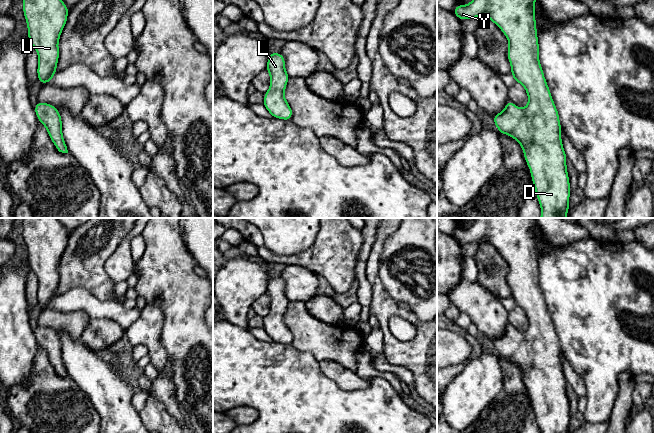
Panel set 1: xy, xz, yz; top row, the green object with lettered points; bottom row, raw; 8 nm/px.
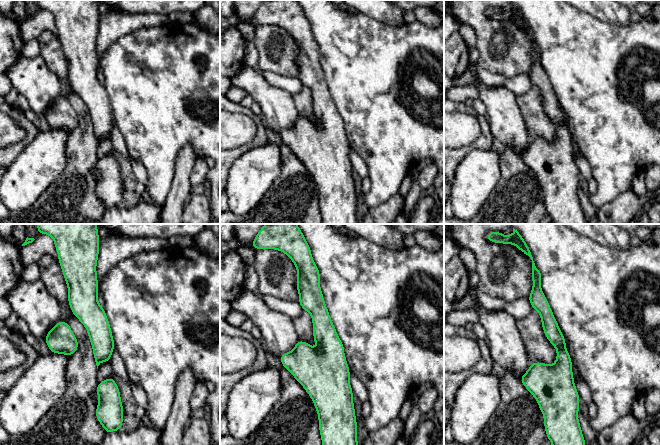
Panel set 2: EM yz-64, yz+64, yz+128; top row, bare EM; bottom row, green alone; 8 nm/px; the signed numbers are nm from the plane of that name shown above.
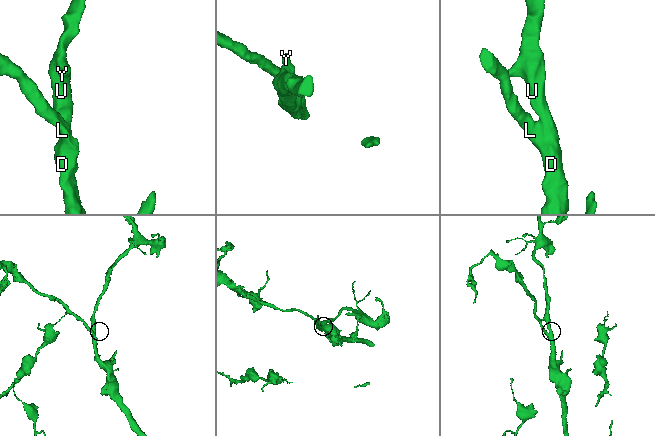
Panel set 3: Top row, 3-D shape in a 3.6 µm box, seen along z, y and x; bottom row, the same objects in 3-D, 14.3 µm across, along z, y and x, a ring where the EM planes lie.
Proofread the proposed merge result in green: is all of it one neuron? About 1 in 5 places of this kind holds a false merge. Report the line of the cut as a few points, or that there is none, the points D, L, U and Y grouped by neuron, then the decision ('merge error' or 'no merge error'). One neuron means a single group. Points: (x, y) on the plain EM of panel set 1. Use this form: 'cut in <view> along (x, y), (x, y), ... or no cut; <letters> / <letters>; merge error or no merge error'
no cut; D L U Y; no merge error

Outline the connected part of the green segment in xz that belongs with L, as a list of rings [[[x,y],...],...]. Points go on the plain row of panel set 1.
[[[269,276],[266,294],[270,298],[269,314],[264,318],[264,331],[273,342],[290,345],[293,335],[284,321],[289,299],[285,293],[285,282],[282,277]]]

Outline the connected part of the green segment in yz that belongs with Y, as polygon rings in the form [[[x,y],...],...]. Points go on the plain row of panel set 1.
[[[477,218],[468,229],[456,229],[453,237],[459,244],[479,242],[485,238],[488,244],[494,246],[507,261],[509,271],[507,282],[511,289],[513,304],[523,309],[528,319],[528,328],[524,333],[517,331],[510,323],[505,333],[493,339],[497,354],[518,365],[524,376],[524,383],[529,390],[533,410],[541,433],[569,433],[570,405],[567,396],[567,381],[562,368],[560,355],[562,354],[559,337],[551,320],[550,313],[539,285],[539,267],[535,243],[535,225],[537,218]]]

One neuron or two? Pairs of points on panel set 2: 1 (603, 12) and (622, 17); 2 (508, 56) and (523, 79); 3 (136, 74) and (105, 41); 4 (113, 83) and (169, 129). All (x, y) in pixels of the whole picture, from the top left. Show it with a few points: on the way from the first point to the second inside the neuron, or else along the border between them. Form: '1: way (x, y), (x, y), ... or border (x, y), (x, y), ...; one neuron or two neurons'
1: way (608, 12), (617, 14); one neuron
2: border (527, 72), (516, 74), (512, 77), (496, 74); two neurons
3: border (129, 33), (107, 48), (100, 60), (101, 68); two neurons
4: way (127, 87), (155, 115); one neuron

